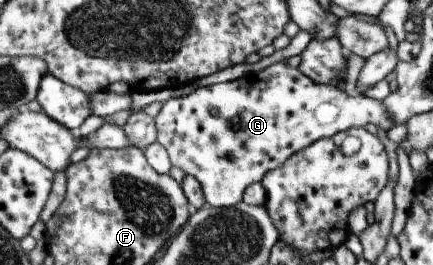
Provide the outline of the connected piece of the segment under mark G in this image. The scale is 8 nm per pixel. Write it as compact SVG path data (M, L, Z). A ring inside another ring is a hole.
M285 62L272 64L263 71L249 72L233 81L202 86L185 97L171 98L161 107L155 123L156 142L165 147L172 165L199 181L206 203L214 208L237 205L247 187L260 182L267 171L281 167L291 155L321 138L369 123L386 132L395 125L383 101L363 94L352 97L337 87L315 83L298 67L293 68Z

